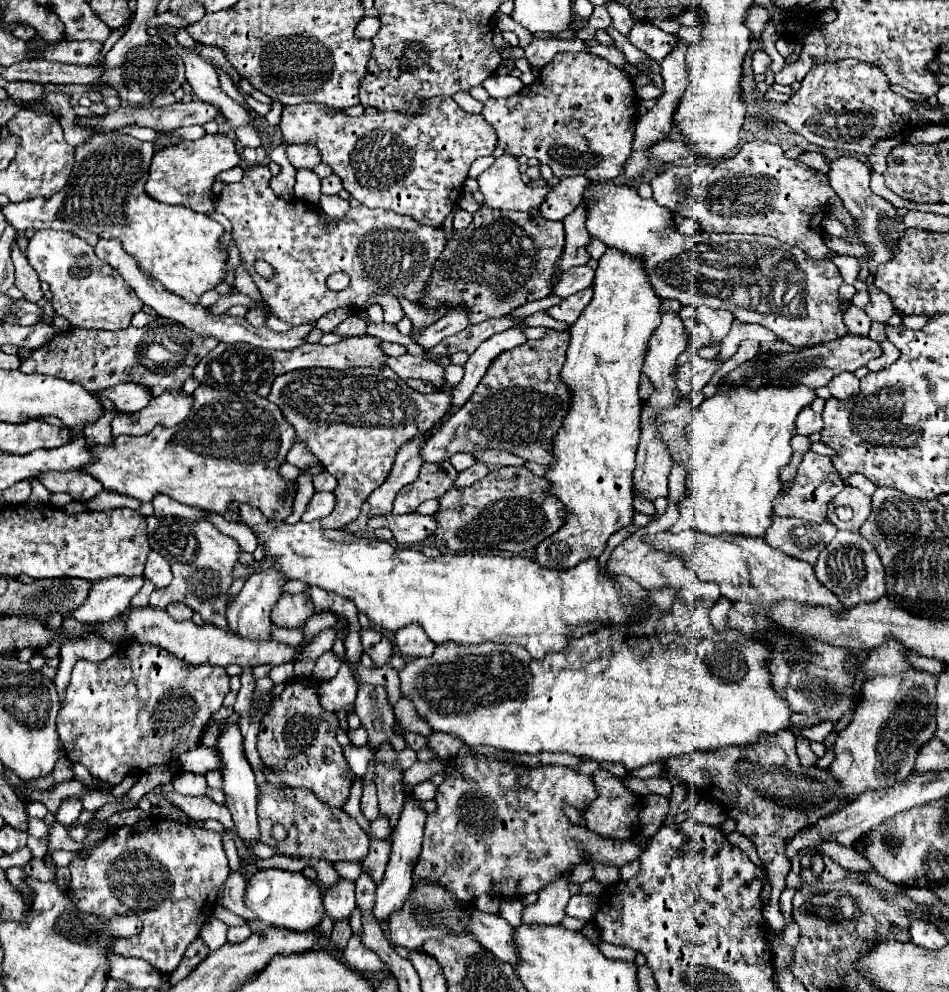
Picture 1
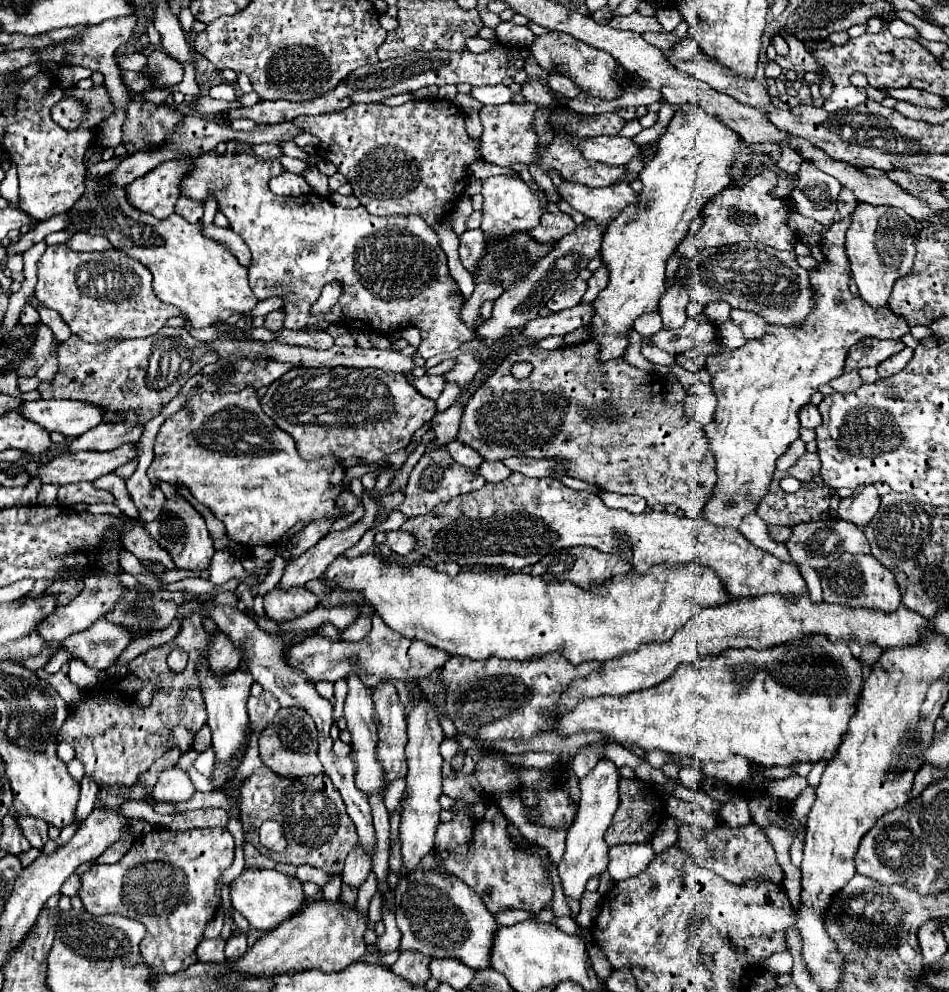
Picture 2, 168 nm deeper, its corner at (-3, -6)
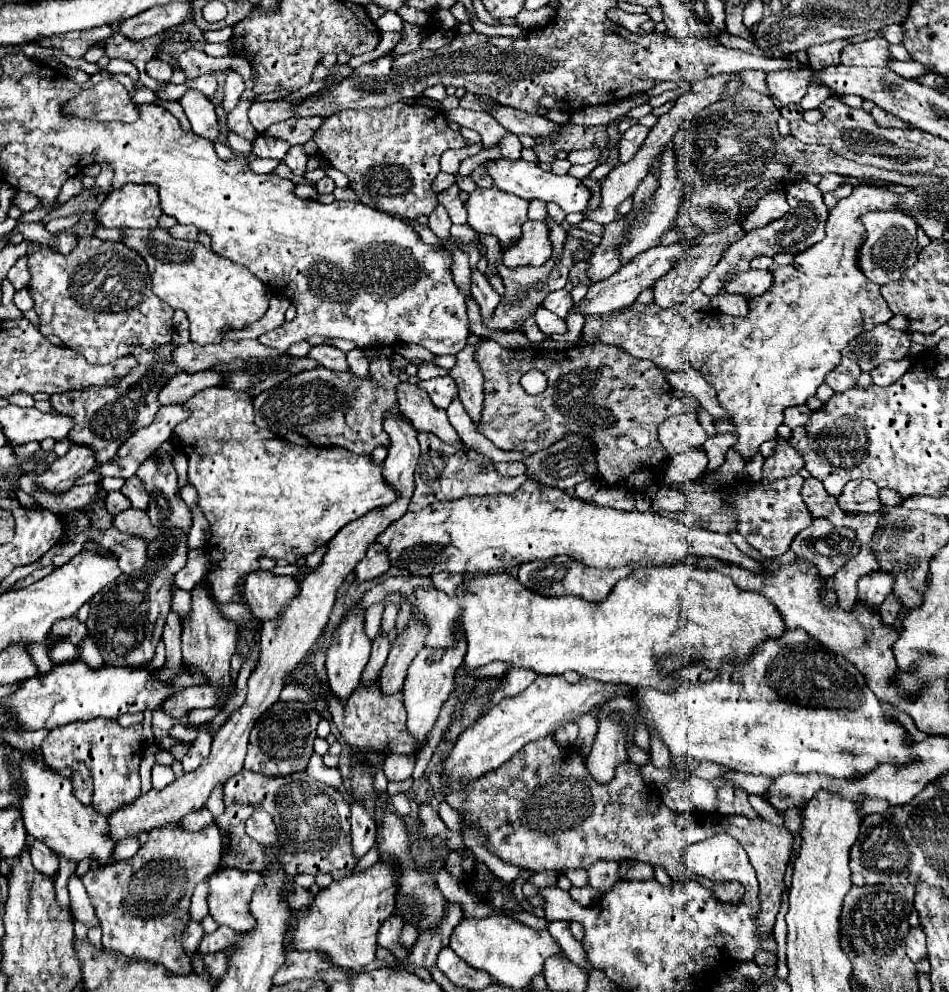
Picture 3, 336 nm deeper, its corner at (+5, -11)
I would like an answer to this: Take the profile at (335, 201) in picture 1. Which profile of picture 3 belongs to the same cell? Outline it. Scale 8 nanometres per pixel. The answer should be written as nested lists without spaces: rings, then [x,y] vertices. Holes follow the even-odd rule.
[[[295,145],[295,147],[291,147],[291,149],[287,151],[287,155],[285,155],[283,161],[289,165],[289,169],[291,169],[297,177],[303,177],[303,175],[305,175],[307,159],[309,159],[309,157],[307,157],[303,145]]]

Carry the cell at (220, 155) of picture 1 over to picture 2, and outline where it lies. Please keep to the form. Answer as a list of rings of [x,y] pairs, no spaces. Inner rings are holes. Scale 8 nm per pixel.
[[[189,160],[163,162],[155,170],[131,182],[127,186],[127,198],[131,198],[135,208],[163,220],[173,214],[175,202],[181,196],[181,184],[191,168],[193,164]]]

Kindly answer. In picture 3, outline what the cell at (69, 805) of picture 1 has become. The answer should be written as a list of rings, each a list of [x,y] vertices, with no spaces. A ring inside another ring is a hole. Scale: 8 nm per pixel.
[[[73,763],[71,769],[73,769],[73,775],[71,775],[73,795],[75,795],[83,805],[91,805],[91,797],[93,797],[91,771],[87,769],[85,763]]]

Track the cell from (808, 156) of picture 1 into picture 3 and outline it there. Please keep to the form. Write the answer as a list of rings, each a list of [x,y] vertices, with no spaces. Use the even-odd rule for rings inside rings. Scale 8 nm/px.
[[[803,177],[791,181],[787,185],[787,203],[789,203],[789,213],[783,215],[781,219],[765,225],[765,227],[759,227],[759,229],[753,229],[751,233],[747,233],[739,243],[731,245],[721,261],[711,269],[711,275],[705,277],[705,281],[701,283],[701,291],[709,297],[715,297],[715,293],[719,293],[725,285],[725,279],[731,279],[735,271],[747,271],[749,269],[749,261],[757,255],[767,255],[767,257],[773,257],[777,253],[791,253],[791,255],[797,255],[797,253],[803,253],[807,247],[815,245],[817,241],[823,239],[825,235],[825,221],[827,221],[827,207],[823,203],[823,195],[821,191],[817,191],[815,185],[807,183]]]

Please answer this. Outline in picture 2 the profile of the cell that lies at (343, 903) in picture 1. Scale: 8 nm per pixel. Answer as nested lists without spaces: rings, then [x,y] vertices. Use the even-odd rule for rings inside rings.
[[[357,846],[355,852],[351,852],[347,856],[345,868],[341,872],[341,882],[347,884],[349,888],[359,890],[359,886],[365,882],[369,872],[371,872],[371,862],[367,862],[367,858],[363,858],[363,850],[359,850],[359,846]]]

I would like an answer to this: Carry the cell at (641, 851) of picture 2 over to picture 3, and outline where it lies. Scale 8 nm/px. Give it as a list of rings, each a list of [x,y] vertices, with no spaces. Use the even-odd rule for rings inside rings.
[[[619,863],[621,865],[621,877],[623,879],[641,879],[641,881],[647,881],[647,879],[653,879],[653,867],[651,865],[645,865],[645,863]]]

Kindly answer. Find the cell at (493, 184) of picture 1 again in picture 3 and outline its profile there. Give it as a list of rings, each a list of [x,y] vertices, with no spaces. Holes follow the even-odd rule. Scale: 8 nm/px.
[[[475,189],[467,203],[469,225],[477,233],[495,235],[505,247],[509,247],[515,239],[521,237],[521,225],[527,221],[525,199],[515,199],[515,195],[503,195],[503,191]]]

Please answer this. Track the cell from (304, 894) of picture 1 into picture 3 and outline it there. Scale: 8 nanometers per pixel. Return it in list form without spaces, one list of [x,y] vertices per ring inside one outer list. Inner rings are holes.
[[[221,869],[207,879],[209,885],[209,915],[219,925],[227,925],[237,933],[251,929],[251,917],[247,915],[247,903],[251,891],[259,885],[259,873]]]

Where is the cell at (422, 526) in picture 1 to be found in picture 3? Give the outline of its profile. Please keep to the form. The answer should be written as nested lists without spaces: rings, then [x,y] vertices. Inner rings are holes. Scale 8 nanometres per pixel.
[[[373,543],[367,555],[355,565],[355,581],[371,581],[383,573],[387,573],[389,563],[387,563],[387,551],[379,547],[379,543]]]

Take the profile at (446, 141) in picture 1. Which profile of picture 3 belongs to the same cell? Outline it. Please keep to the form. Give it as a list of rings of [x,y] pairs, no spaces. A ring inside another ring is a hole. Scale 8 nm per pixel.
[[[419,103],[341,111],[325,119],[323,127],[315,131],[313,141],[323,159],[351,179],[349,187],[365,205],[411,219],[431,215],[437,207],[437,195],[431,183],[439,173],[441,153],[451,147],[467,147],[469,143],[461,133],[447,127],[443,111]]]

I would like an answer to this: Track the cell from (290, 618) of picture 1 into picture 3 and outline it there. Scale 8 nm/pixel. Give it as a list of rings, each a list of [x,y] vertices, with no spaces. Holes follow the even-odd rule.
[[[253,571],[245,577],[243,593],[249,601],[251,613],[259,621],[275,619],[287,599],[293,599],[297,581],[289,575],[273,575],[271,571]]]

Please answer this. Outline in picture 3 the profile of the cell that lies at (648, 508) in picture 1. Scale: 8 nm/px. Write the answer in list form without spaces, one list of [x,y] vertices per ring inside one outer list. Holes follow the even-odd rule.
[[[485,341],[475,349],[473,359],[479,363],[483,373],[483,423],[479,423],[479,431],[491,439],[497,447],[505,451],[541,451],[555,443],[555,439],[563,437],[563,431],[579,431],[589,435],[597,447],[597,481],[609,487],[625,487],[639,489],[647,481],[655,481],[659,475],[659,467],[663,467],[669,453],[657,439],[657,427],[671,415],[679,413],[697,413],[699,401],[693,395],[673,397],[673,389],[665,375],[651,361],[631,359],[631,355],[623,355],[617,347],[607,347],[601,343],[595,345],[575,345],[563,351],[553,351],[553,359],[535,347],[523,349],[503,349],[495,341]],[[539,369],[547,375],[549,385],[541,395],[529,395],[519,385],[519,379],[529,371]],[[521,413],[521,419],[511,419],[511,415]]]

